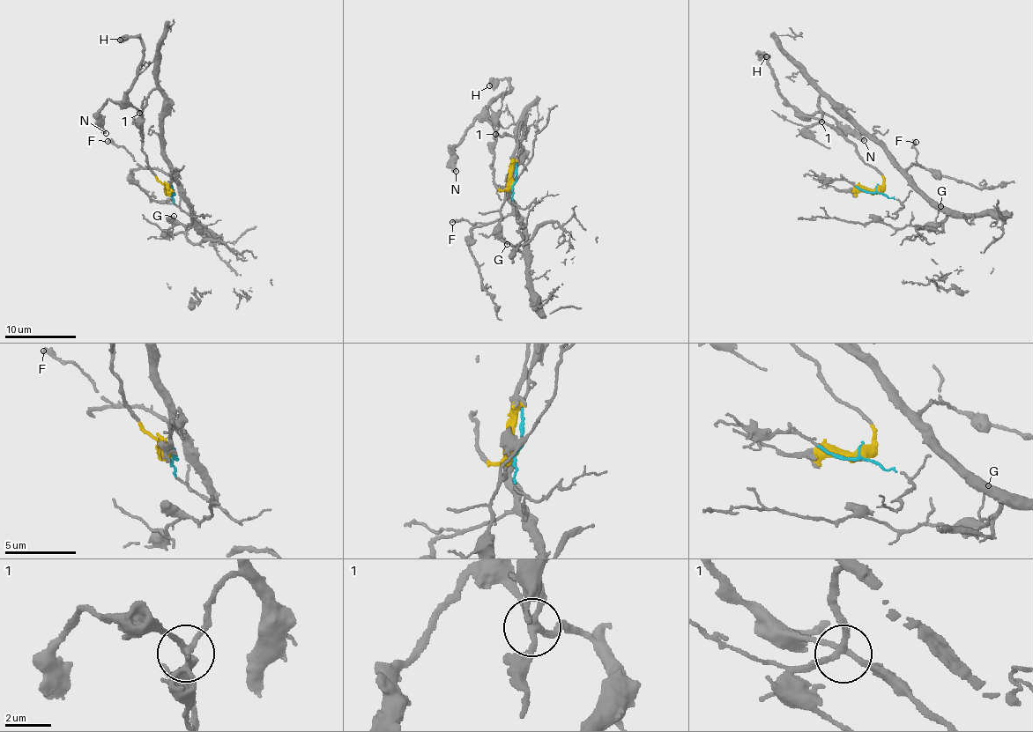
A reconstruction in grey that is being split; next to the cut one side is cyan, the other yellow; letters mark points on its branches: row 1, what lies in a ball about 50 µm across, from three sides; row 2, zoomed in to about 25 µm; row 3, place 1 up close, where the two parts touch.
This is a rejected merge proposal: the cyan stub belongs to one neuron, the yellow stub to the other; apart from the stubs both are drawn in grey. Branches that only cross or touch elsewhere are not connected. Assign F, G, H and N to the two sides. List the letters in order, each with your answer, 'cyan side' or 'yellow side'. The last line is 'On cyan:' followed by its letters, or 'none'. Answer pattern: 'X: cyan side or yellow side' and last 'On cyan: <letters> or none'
F: cyan side
G: cyan side
H: yellow side
N: yellow side
On cyan: F, G

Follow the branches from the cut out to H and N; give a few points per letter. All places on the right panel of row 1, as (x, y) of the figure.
H: (877, 188), (883, 179), (857, 148), (823, 122), (799, 113), (781, 94), (766, 56), (758, 54), (767, 57)
N: (877, 188), (883, 179), (862, 158), (857, 148), (823, 122), (808, 117), (820, 113), (830, 115), (865, 140)

